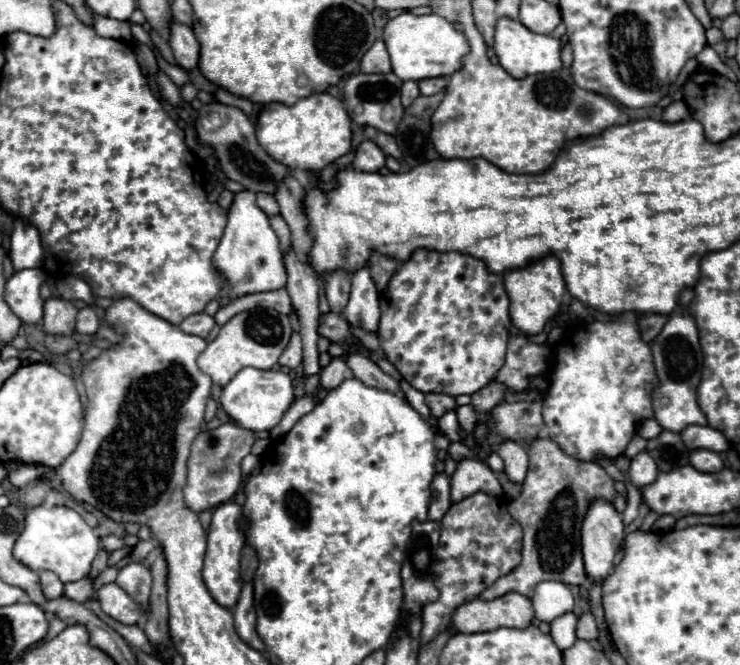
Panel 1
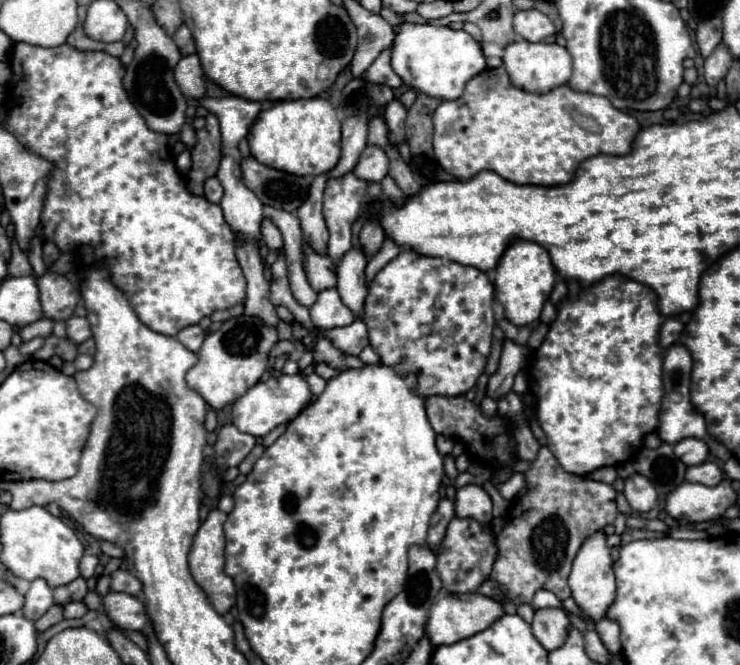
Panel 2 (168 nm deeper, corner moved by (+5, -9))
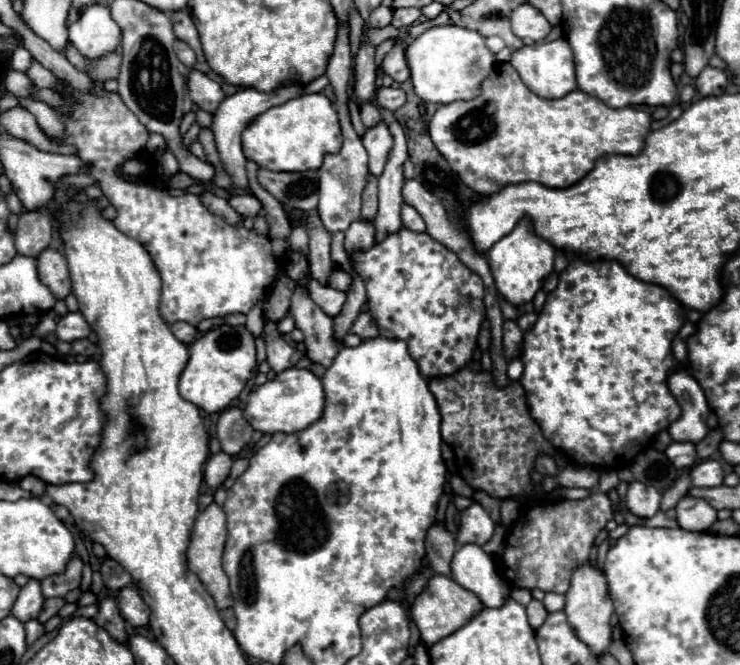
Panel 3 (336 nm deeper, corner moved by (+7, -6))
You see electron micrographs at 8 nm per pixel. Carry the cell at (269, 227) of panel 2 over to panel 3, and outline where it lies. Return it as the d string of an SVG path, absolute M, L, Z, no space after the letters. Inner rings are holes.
M233 194L233 196L229 196L227 202L241 216L257 216L257 212L261 208L261 202L255 196L239 196L239 194Z

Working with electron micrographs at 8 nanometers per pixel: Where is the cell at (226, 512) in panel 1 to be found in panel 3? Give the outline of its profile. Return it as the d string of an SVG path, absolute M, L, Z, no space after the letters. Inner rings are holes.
M213 502L197 516L197 522L195 522L195 528L193 528L193 534L191 534L191 544L189 544L189 550L187 550L187 560L189 560L189 570L193 570L199 576L199 580L203 582L207 592L213 596L219 610L229 608L233 604L233 598L231 598L231 592L229 592L229 580L227 580L227 574L221 568L221 554L223 554L223 548L225 548L225 540L227 540L225 512Z

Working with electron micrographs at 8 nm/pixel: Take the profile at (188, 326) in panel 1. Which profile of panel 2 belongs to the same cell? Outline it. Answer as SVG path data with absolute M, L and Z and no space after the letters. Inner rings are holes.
M199 325L185 327L183 331L179 331L177 341L183 343L189 351L199 351L201 345L203 345L203 341L205 341L205 331Z

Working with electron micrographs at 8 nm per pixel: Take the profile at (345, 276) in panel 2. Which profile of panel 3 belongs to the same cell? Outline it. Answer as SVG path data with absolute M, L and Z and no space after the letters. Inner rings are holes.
M355 220L345 230L345 250L351 254L353 250L371 248L375 244L375 226L371 220Z

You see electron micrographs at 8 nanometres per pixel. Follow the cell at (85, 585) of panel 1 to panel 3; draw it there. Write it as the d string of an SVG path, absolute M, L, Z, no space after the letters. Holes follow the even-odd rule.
M29 620L27 624L25 624L25 640L27 640L27 646L31 646L41 634L43 634L43 626L37 622L37 620Z

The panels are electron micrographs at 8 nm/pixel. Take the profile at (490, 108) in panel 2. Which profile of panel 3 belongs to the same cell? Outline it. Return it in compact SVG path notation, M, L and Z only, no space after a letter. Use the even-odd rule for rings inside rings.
M509 62L495 66L483 82L483 92L479 98L439 106L429 122L431 140L445 156L451 170L481 196L497 194L501 188L521 182L539 182L547 188L569 188L577 184L593 168L595 160L605 154L637 156L645 148L649 130L651 116L647 112L635 108L615 110L581 90L573 90L559 100L543 100L523 84L517 70Z

